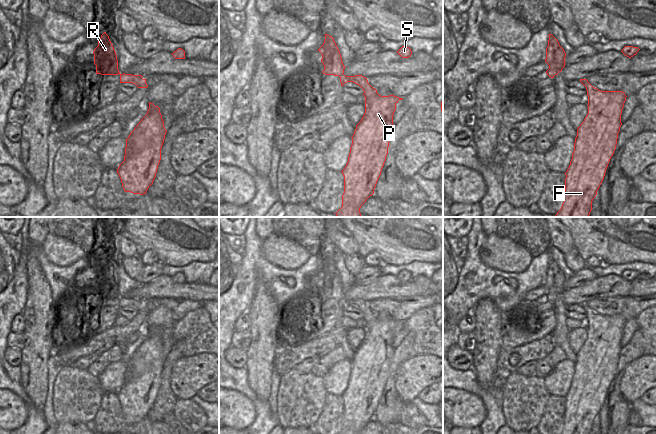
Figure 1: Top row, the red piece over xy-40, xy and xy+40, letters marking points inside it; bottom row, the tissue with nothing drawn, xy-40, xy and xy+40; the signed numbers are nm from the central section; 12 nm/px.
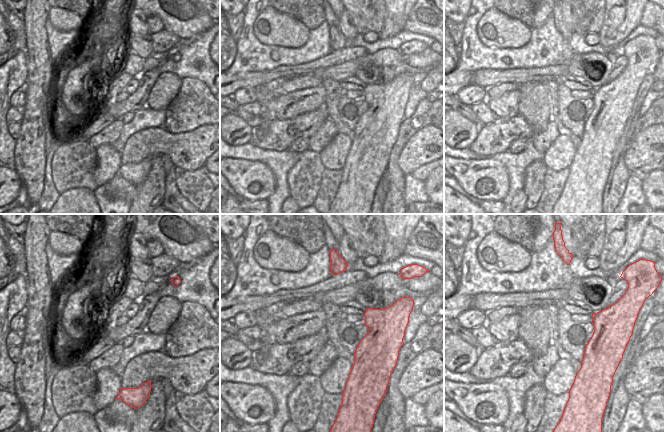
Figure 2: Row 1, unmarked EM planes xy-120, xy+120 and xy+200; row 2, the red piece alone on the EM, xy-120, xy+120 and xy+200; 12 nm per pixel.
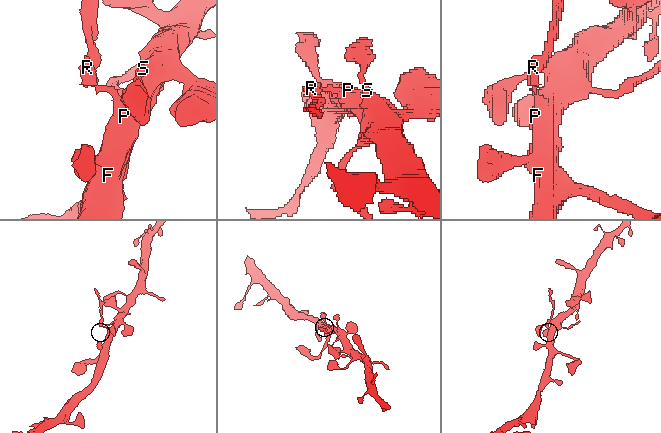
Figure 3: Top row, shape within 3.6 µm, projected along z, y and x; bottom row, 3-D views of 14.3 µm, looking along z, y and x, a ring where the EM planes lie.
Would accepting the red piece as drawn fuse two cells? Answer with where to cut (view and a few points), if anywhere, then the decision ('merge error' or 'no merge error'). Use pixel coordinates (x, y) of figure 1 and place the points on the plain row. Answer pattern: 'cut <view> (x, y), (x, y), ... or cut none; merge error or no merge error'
cut xy (343, 298), (339, 300); merge error

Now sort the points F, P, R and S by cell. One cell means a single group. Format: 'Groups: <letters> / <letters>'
Groups: F P S / R.

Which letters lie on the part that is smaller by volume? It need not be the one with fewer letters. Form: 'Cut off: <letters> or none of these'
Cut off: R.

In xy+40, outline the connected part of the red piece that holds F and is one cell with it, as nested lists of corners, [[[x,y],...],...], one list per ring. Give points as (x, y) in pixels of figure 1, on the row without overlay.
[[[587,303],[580,306],[587,314],[588,338],[577,353],[560,434],[592,434],[592,425],[616,373],[627,321],[623,315],[598,314]]]

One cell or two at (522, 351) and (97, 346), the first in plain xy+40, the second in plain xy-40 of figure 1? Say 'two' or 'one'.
one

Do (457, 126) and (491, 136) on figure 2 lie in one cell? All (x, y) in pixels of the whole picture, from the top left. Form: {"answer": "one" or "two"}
{"answer": "two"}

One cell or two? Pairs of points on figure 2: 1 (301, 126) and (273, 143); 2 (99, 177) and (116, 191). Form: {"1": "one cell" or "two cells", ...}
{"1": "one cell", "2": "two cells"}

